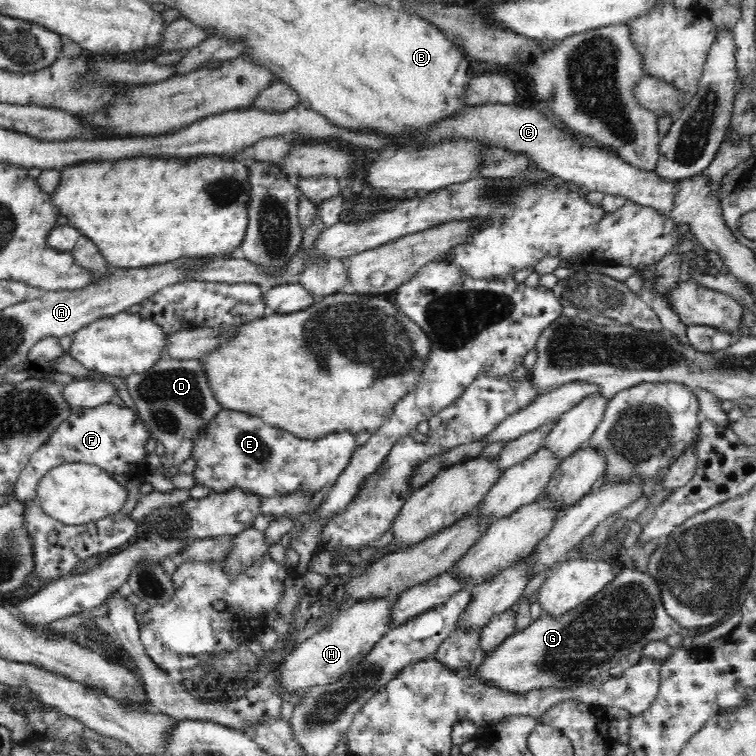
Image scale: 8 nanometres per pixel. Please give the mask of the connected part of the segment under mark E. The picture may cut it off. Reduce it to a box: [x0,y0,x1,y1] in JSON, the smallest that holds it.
[191,409,358,499]

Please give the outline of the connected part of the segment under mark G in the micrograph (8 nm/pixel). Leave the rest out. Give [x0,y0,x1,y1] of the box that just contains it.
[465,567,683,695]

